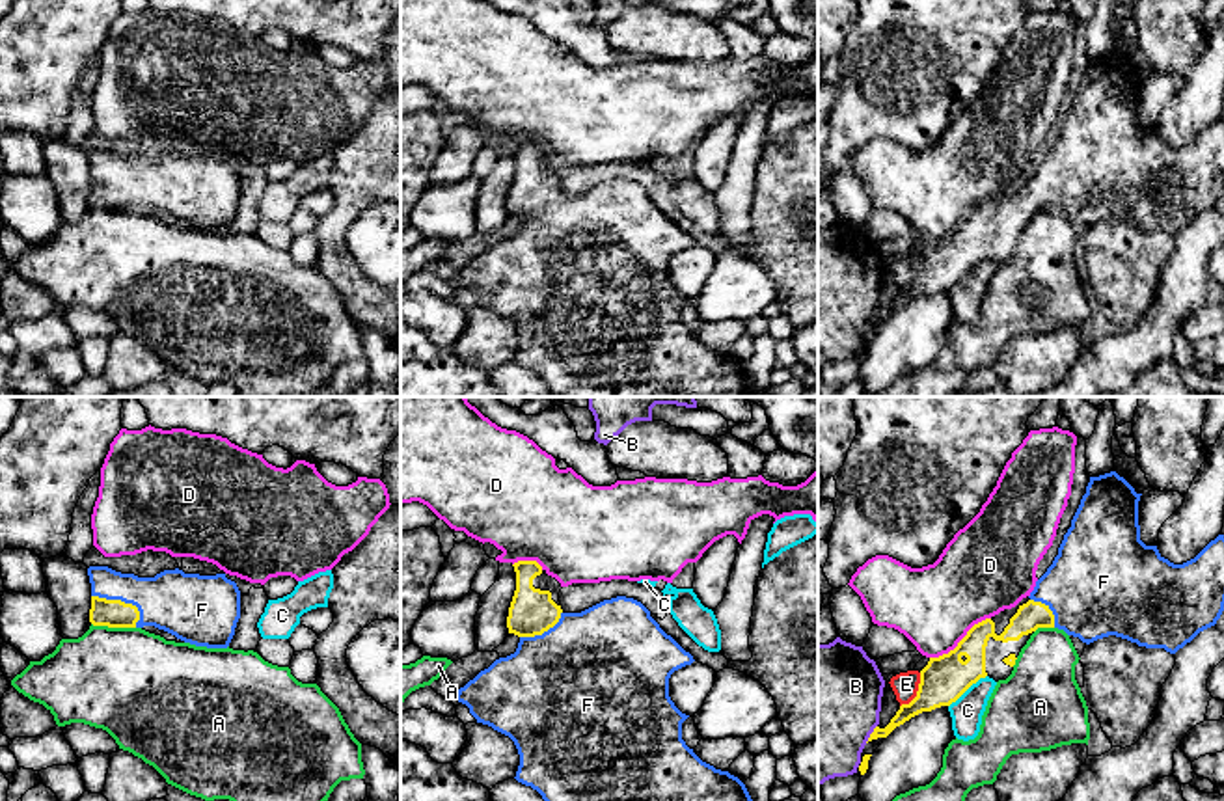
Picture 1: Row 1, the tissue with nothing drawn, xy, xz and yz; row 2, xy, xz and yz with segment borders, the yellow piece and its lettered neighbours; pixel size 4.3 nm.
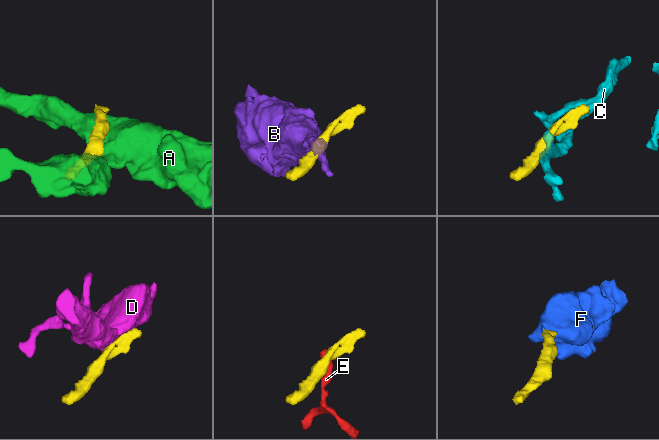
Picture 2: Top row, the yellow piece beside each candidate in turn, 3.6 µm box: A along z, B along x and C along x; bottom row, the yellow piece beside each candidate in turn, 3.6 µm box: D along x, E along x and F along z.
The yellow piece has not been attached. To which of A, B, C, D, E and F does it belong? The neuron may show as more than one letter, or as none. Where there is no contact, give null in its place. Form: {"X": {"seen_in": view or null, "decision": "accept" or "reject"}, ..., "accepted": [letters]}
{"A": {"seen_in": "xy", "decision": "reject"}, "B": {"seen_in": "yz", "decision": "reject"}, "C": {"seen_in": "yz", "decision": "reject"}, "D": {"seen_in": "yz", "decision": "reject"}, "E": {"seen_in": "yz", "decision": "reject"}, "F": {"seen_in": "xy", "decision": "accept"}, "accepted": ["F"]}

